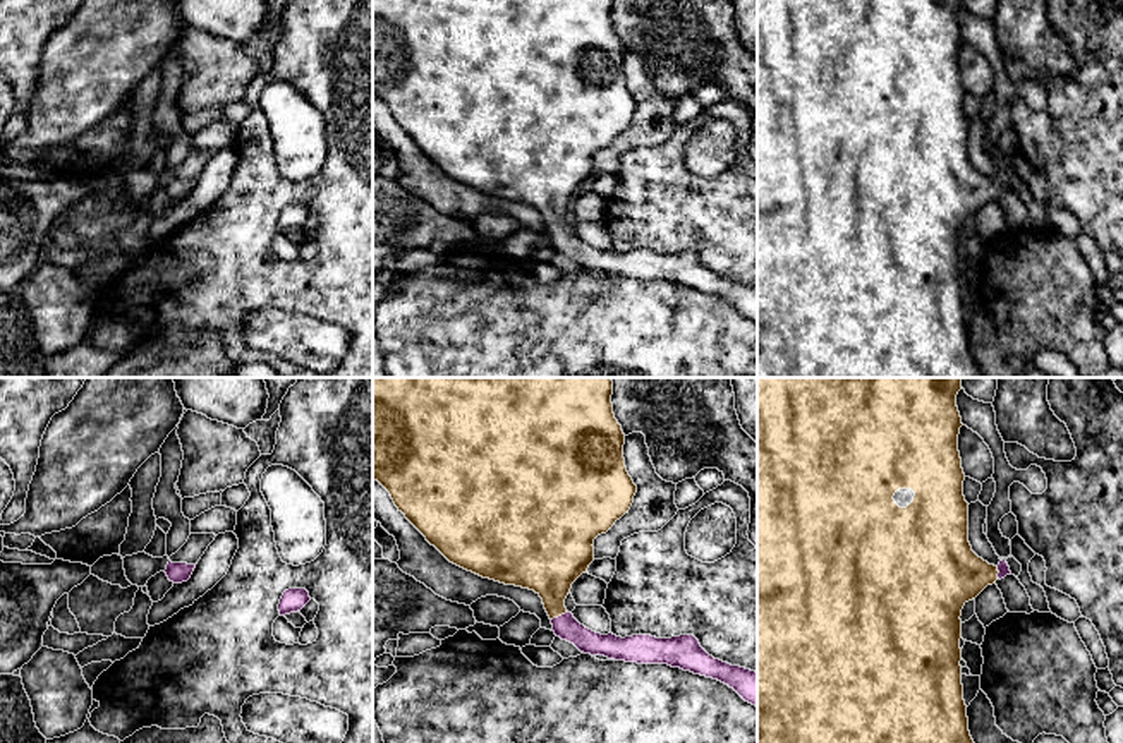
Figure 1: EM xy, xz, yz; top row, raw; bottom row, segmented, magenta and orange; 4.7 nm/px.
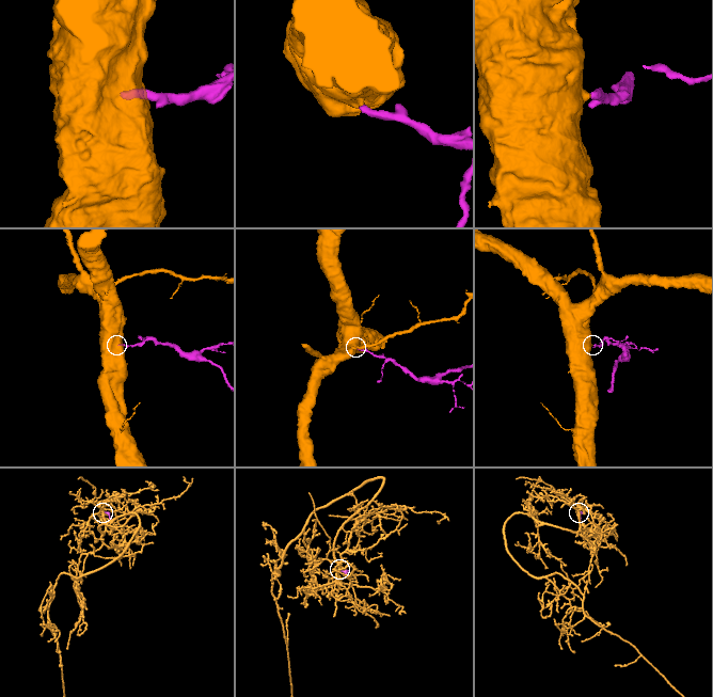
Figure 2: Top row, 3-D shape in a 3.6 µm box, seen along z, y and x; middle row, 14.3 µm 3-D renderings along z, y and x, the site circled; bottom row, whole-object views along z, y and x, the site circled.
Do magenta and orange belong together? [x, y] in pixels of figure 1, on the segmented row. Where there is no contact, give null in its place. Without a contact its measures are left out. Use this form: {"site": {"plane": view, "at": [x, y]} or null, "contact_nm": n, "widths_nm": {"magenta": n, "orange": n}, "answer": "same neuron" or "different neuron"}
{"site": {"plane": "xz", "at": [558, 616]}, "contact_nm": 90, "widths_nm": {"magenta": 120, "orange": 280}, "answer": "same neuron"}

